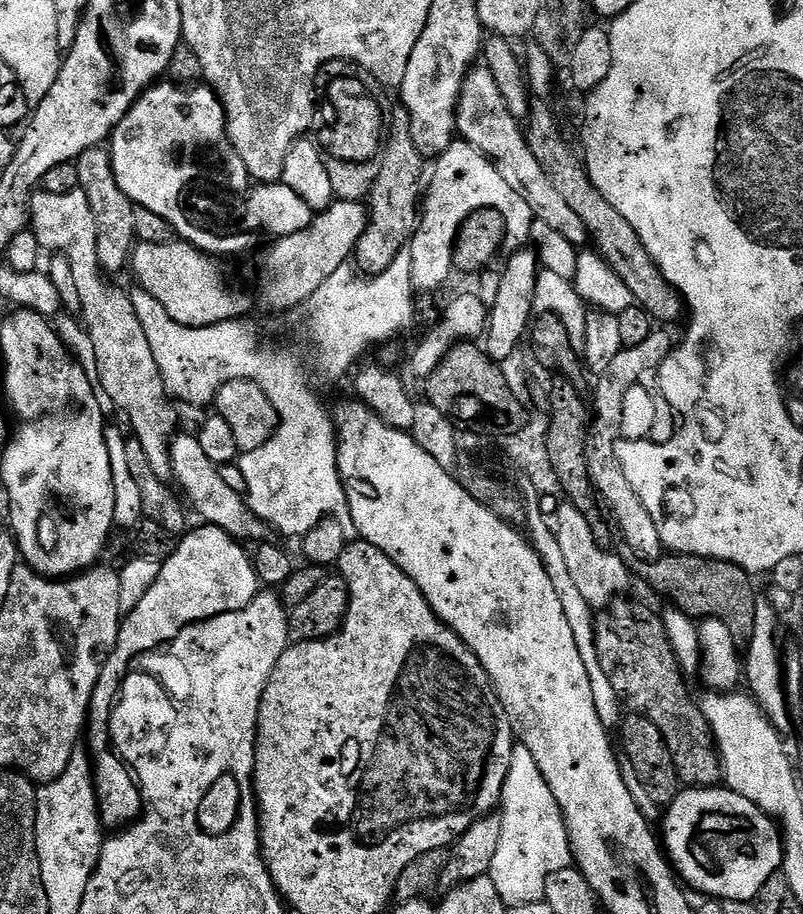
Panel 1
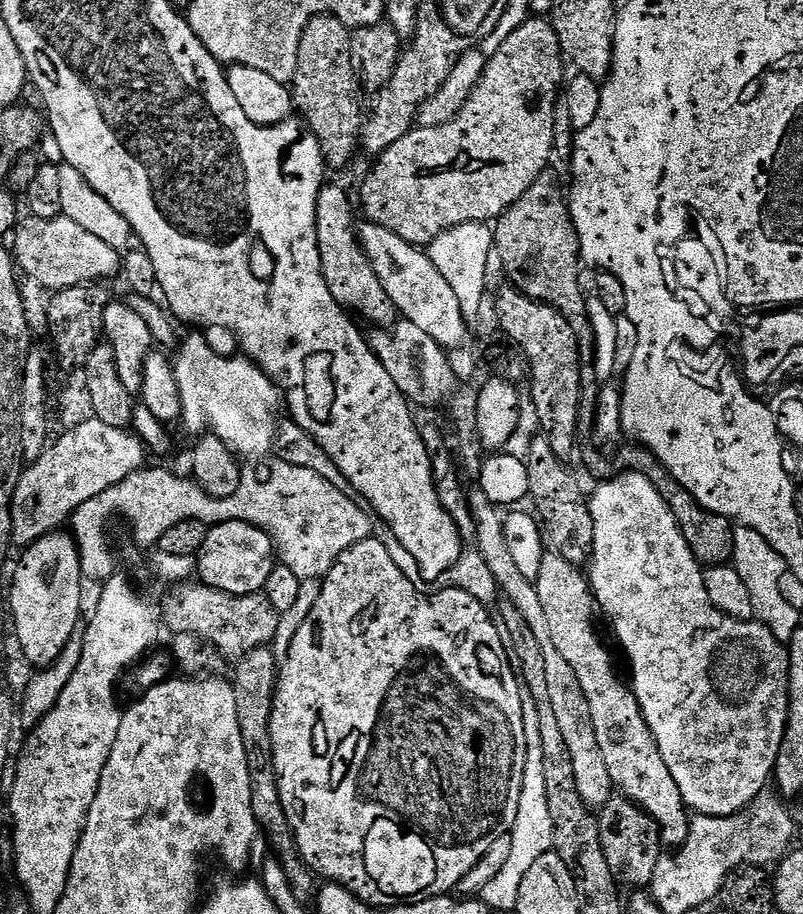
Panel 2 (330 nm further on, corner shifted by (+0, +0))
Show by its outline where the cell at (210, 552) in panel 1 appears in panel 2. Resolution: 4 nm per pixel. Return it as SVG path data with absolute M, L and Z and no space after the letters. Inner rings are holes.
M228 521L216 527L209 527L205 546L198 555L199 579L208 587L228 592L231 596L263 593L273 567L273 539L263 528L244 521Z

